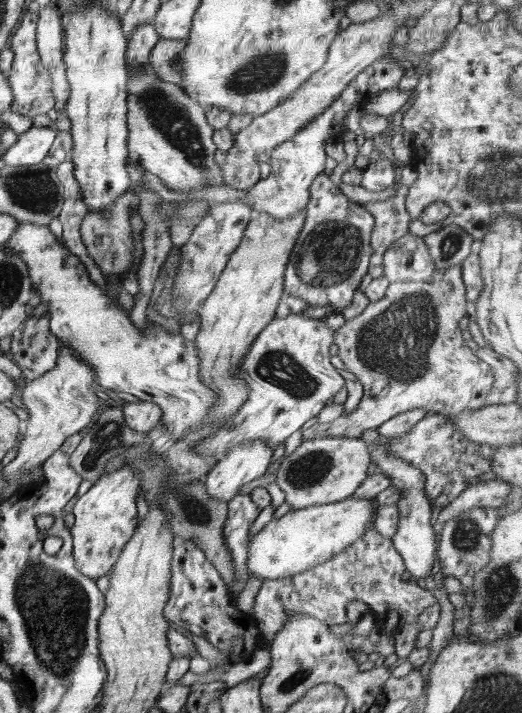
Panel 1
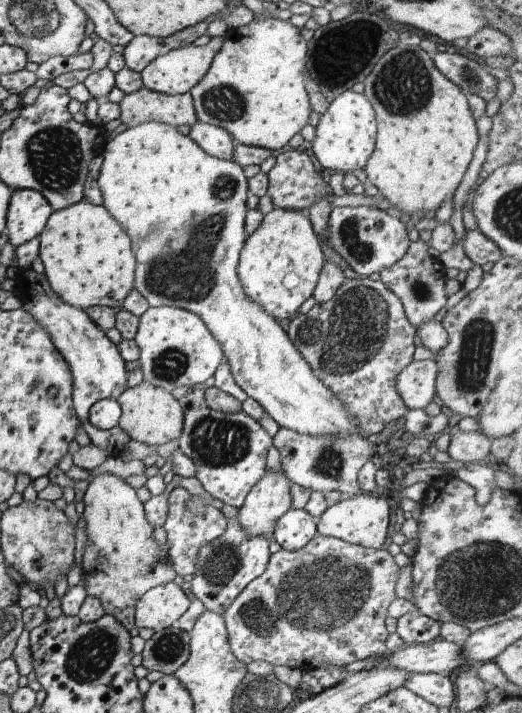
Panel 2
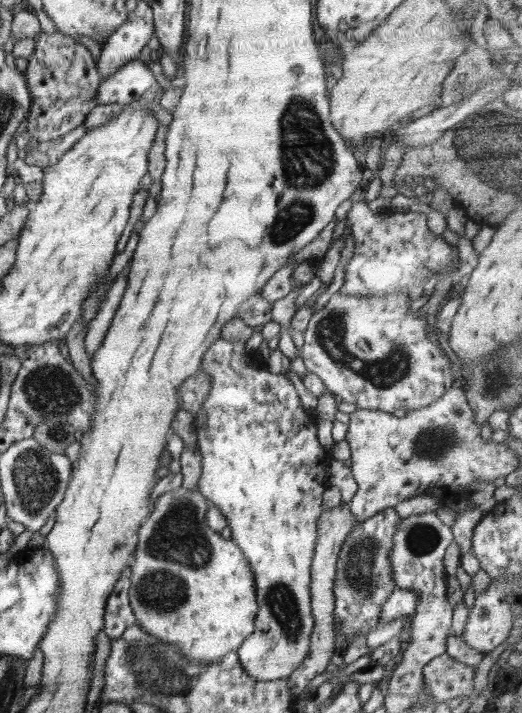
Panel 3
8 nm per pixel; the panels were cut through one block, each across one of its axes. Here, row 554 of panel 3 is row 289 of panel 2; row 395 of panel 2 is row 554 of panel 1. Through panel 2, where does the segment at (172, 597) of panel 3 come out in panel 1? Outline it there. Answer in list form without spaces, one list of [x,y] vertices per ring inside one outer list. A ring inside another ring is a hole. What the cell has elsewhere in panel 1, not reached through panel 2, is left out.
[[[350,497],[340,502],[290,510],[284,516],[272,519],[251,534],[250,541],[252,543],[250,543],[250,547],[247,547],[248,561],[246,561],[246,566],[248,566],[248,572],[258,574],[258,578],[262,578],[264,581],[274,580],[304,573],[306,570],[326,562],[329,558],[341,554],[348,545],[365,536],[366,527],[370,525],[370,521],[376,520],[378,508],[374,508],[374,501],[376,501],[375,498],[358,500]]]

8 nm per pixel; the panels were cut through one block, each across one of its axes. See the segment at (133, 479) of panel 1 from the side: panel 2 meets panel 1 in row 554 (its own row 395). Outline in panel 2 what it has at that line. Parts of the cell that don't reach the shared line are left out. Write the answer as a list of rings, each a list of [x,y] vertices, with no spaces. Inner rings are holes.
[[[33,269],[18,270],[15,274],[18,297],[22,301],[22,311],[30,313],[38,324],[50,335],[54,346],[68,363],[73,376],[73,405],[80,419],[83,432],[90,442],[103,448],[109,456],[119,458],[131,439],[118,425],[111,429],[99,429],[88,420],[90,408],[102,399],[116,399],[126,389],[126,361],[119,348],[114,345],[96,323],[81,308],[66,304],[49,285],[45,273]]]

